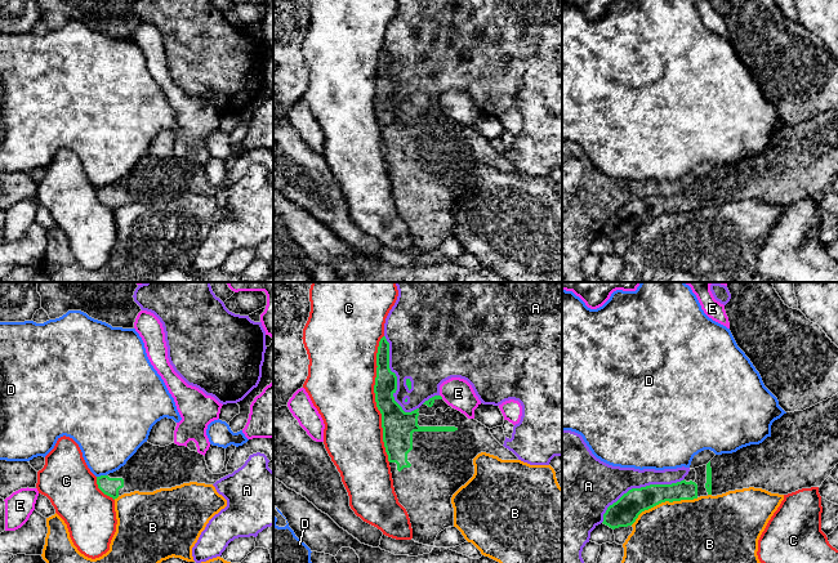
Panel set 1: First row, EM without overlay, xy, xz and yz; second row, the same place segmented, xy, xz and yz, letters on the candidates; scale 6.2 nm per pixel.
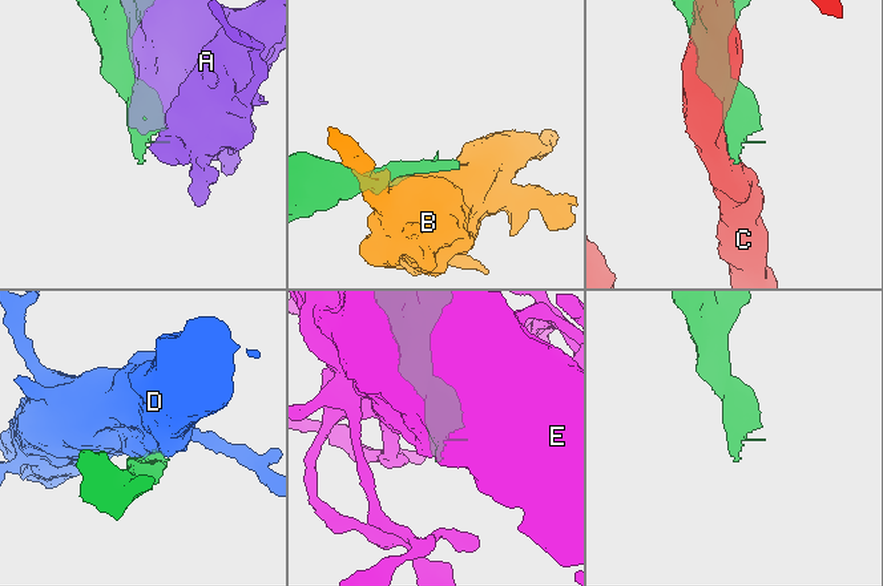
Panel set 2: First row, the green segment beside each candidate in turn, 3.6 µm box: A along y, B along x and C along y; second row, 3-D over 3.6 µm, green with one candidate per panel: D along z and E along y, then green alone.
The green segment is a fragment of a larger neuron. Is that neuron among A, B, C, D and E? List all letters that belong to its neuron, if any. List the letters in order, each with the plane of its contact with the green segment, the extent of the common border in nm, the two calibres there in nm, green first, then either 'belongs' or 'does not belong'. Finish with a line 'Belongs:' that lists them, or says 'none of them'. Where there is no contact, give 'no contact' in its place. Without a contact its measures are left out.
A: meets green in xz; contact 500 nm long; 150 nm thick on the green side, 440 nm on the other; does not belong
B: meets green in yz; contact 460 nm long; 170 nm thick on the green side, 400 nm on the other; does not belong
C: meets green in xz; contact 800 nm long; 190 nm thick on the green side, 420 nm on the other; does not belong
D: meets green in xy; contact 70 nm long; 110 nm thick on the green side, 380 nm on the other; does not belong
E: meets green in xz; contact 40 nm long; 50 nm thick on the green side, 190 nm on the other; does not belong
Belongs: none of them

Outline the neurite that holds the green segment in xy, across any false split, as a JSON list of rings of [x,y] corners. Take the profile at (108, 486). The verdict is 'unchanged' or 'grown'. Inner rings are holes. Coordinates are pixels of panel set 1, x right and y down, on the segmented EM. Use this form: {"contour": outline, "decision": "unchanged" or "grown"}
{"contour": [[[253,438],[236,447],[227,472],[213,474],[205,456],[186,446],[171,443],[165,447],[144,442],[119,470],[97,477],[98,488],[113,500],[134,491],[153,492],[183,483],[214,484],[220,478],[241,468],[253,453],[264,453],[273,460],[273,438]]], "decision": "grown"}

